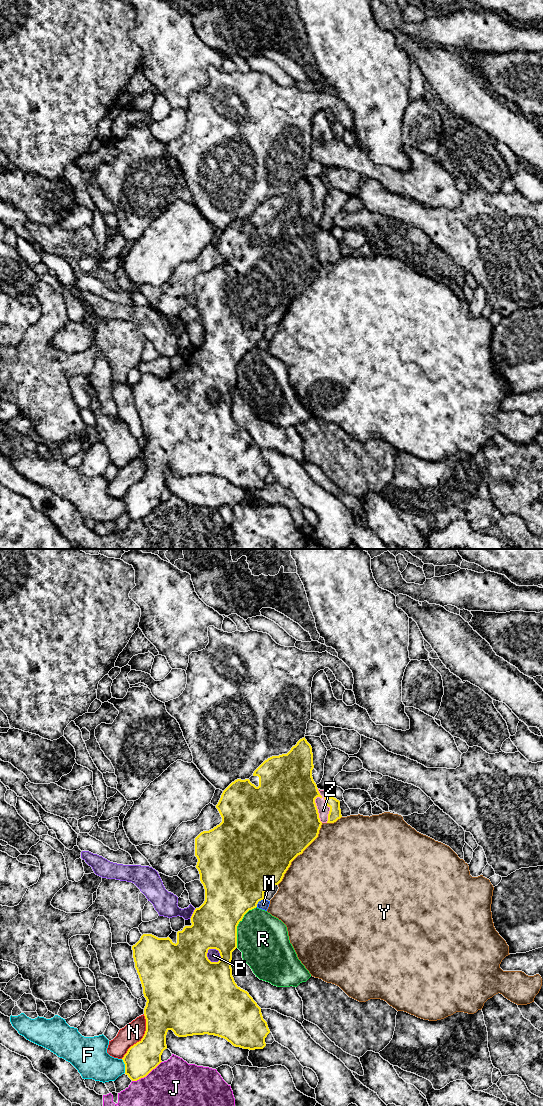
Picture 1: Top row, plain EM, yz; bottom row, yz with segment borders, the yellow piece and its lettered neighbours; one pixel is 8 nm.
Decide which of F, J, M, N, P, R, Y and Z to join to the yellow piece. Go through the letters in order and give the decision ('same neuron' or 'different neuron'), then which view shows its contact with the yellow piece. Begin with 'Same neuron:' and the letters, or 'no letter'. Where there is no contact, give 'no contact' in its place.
Same neuron: Z
F: different neuron; contact in yz
J: different neuron; contact in yz
M: different neuron; contact in yz
N: different neuron; contact in yz
P: different neuron; contact in yz
R: different neuron; contact in yz
Y: different neuron; contact in yz
Z: same neuron; contact in yz

